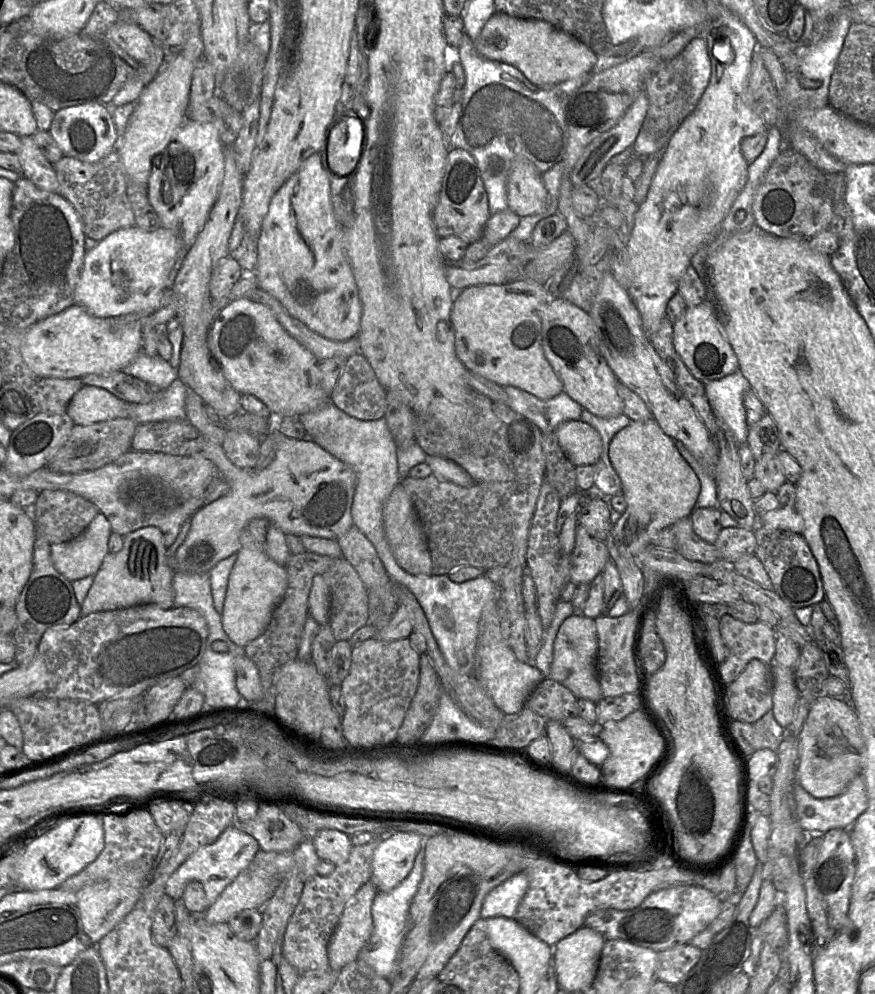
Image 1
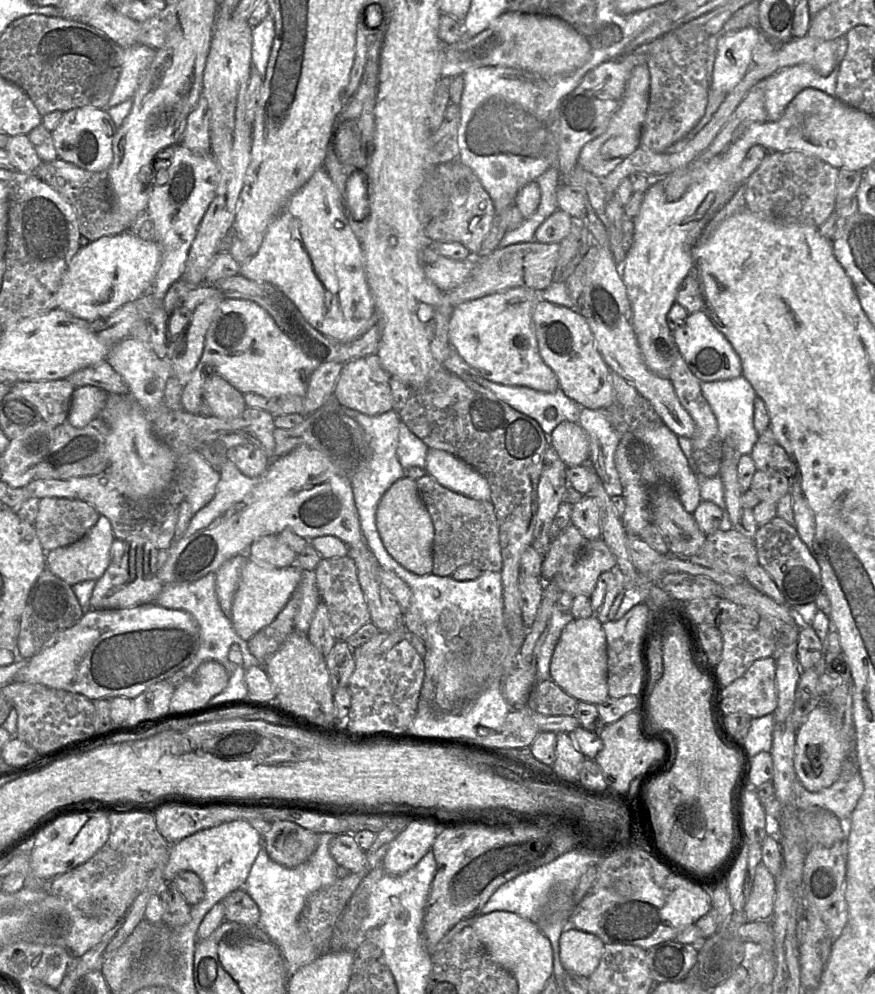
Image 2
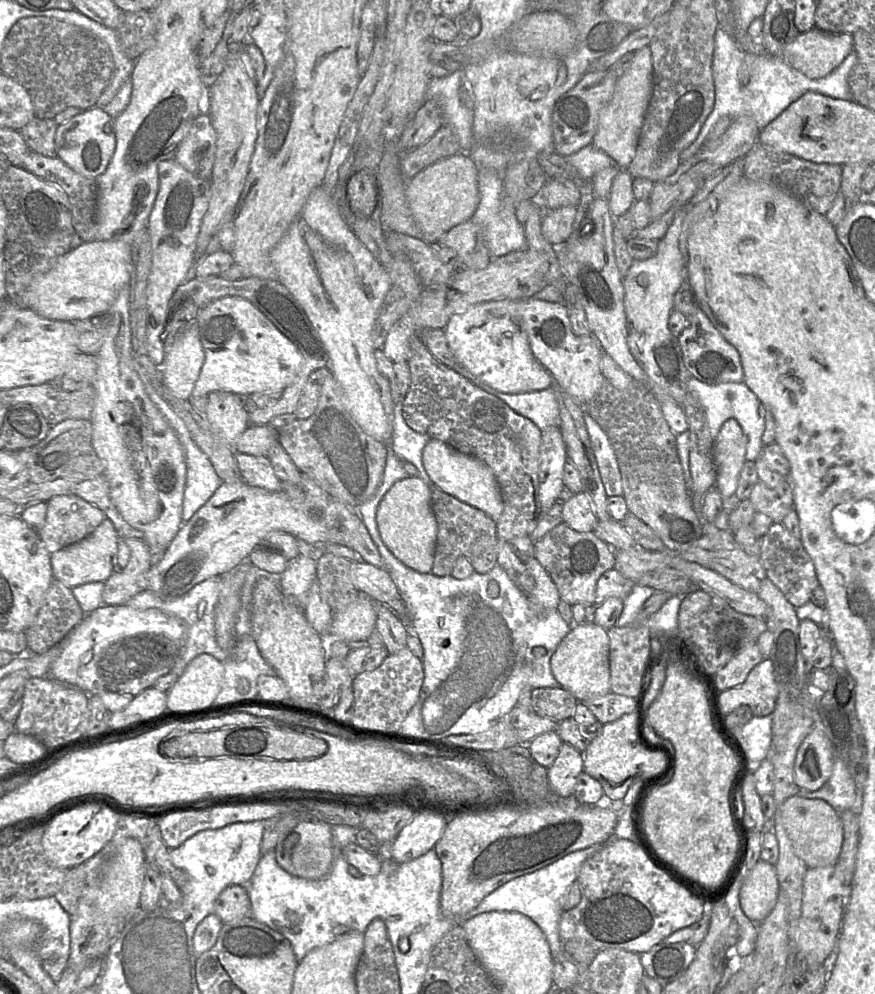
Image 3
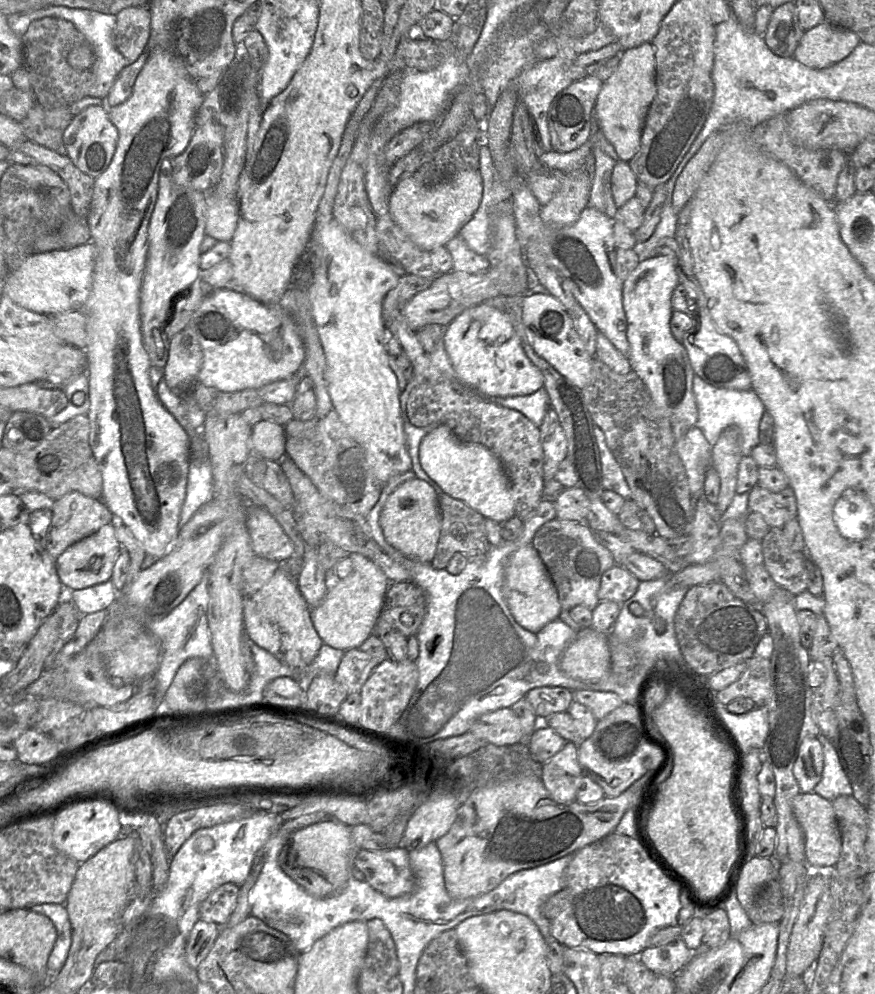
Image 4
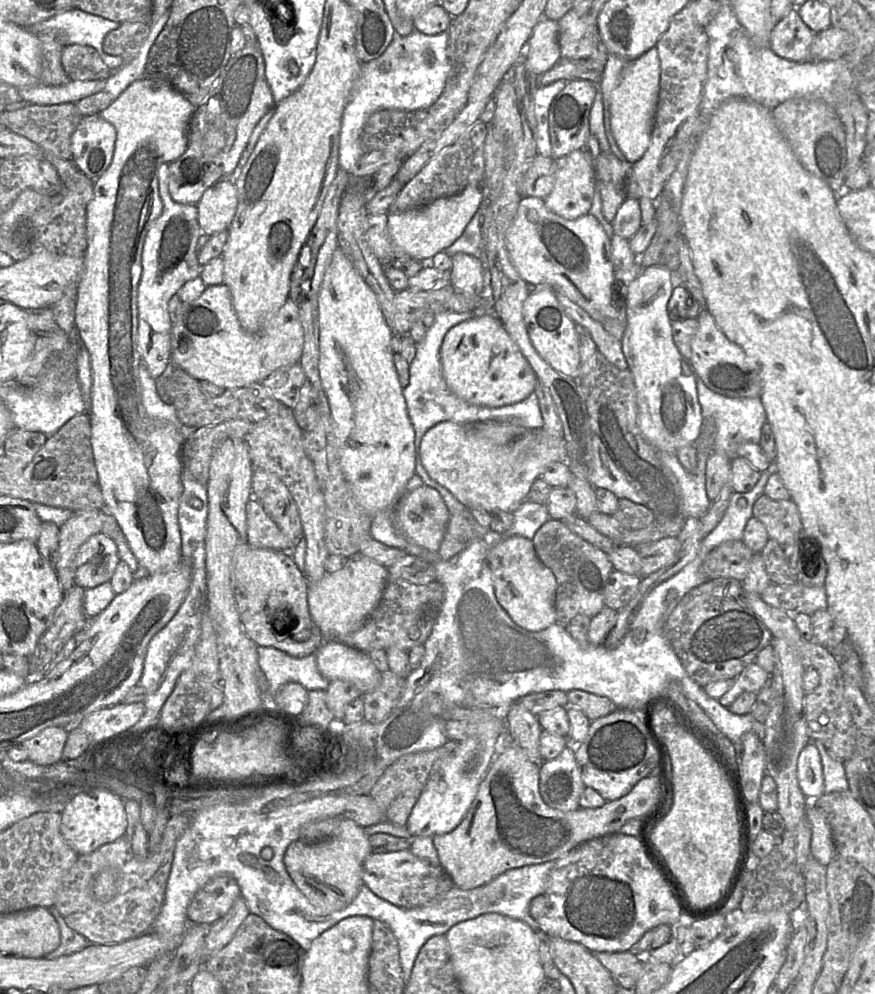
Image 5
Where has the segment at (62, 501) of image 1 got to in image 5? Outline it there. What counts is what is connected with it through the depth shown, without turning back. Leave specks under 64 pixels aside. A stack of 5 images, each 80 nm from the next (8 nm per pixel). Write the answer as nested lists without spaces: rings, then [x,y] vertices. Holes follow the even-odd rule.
[[[101,509],[75,511],[59,527],[59,561],[56,572],[64,593],[74,585],[74,557],[80,546],[92,535],[102,531]]]

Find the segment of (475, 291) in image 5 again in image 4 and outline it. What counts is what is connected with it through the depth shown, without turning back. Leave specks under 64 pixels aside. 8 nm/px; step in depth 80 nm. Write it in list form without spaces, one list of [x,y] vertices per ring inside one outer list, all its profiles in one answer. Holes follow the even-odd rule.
[[[459,235],[449,240],[445,247],[452,257],[453,271],[483,274],[490,268],[488,258],[470,249]]]

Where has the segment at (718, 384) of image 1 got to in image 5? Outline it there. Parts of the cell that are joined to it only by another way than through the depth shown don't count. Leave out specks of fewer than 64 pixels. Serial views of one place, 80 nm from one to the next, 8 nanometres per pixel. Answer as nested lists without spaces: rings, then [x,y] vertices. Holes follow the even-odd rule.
[[[697,378],[696,381],[698,401],[701,406],[703,423],[704,418],[711,418],[716,426],[716,434],[714,438],[714,450],[724,453],[731,457],[736,456],[736,449],[739,444],[743,442],[760,442],[762,427],[767,421],[766,412],[761,402],[760,397],[728,397],[722,394],[716,393],[708,388],[704,382]]]

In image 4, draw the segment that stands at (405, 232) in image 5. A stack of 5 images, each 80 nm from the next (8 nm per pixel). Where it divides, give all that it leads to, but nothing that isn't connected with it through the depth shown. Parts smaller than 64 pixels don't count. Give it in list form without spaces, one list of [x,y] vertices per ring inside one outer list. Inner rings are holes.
[[[425,163],[393,188],[389,198],[389,216],[413,243],[431,252],[459,234],[478,210],[482,197],[483,180],[479,170],[465,170],[448,180],[440,180],[436,166]]]

